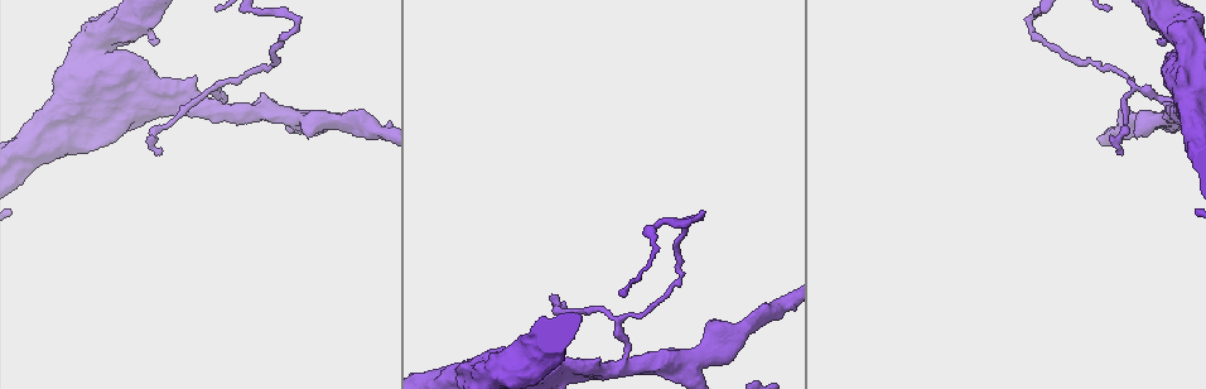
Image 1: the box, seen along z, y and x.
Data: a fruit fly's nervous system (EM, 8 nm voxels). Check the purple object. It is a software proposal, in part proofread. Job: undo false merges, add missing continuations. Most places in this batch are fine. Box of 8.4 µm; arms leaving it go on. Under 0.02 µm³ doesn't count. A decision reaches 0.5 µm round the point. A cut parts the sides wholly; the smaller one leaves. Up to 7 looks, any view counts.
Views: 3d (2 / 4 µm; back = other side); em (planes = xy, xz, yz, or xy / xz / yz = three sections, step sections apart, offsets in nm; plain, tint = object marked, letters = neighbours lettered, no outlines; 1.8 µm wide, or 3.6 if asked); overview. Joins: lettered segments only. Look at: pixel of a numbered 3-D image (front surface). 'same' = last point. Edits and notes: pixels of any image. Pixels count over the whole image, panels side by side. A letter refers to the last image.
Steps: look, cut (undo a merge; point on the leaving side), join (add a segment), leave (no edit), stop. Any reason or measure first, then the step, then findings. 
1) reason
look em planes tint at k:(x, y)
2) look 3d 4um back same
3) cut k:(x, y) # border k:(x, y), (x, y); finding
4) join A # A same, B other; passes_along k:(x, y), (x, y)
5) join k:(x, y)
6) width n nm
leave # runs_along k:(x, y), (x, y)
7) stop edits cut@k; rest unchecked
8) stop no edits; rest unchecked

sharp bend
look em planes letters at 1:(720, 344)

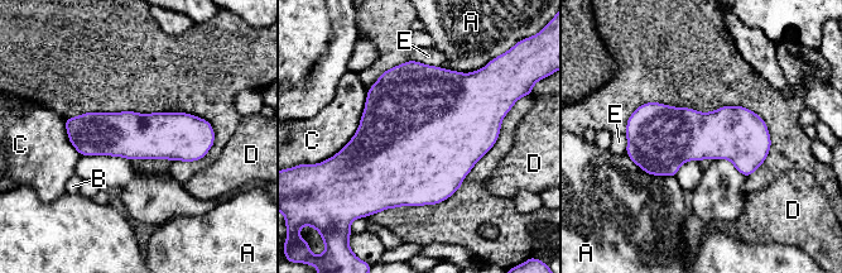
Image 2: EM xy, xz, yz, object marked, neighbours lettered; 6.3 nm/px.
leave # A other, B other, C other, D other, E other; runs_along 2:(68, 120), (87, 133), (211, 133); one cell here

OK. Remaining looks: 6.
touches itself
look em yz step 8 tint at 1:(214, 108)

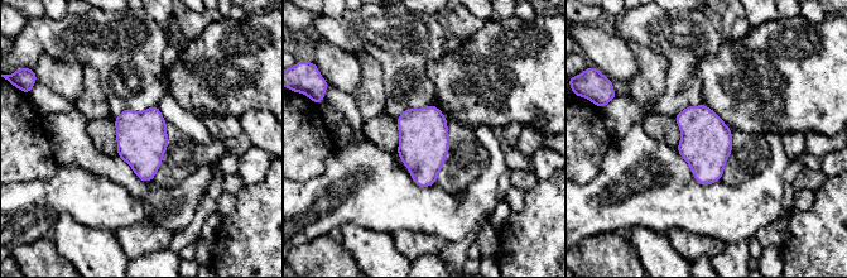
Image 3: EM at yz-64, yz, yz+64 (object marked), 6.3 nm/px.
cut it another way
look em planes letters same

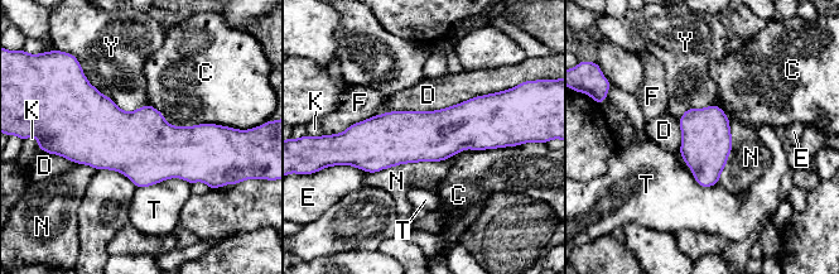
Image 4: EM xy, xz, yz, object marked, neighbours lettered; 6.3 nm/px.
width 320 nm
leave # C other, D other, E other, F other, K other, N other, T other, Y other; border 4:(148, 102), (173, 125), (228, 128); all the same cell

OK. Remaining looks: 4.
touches itself
look 3d 4um at 1:(133, 59)

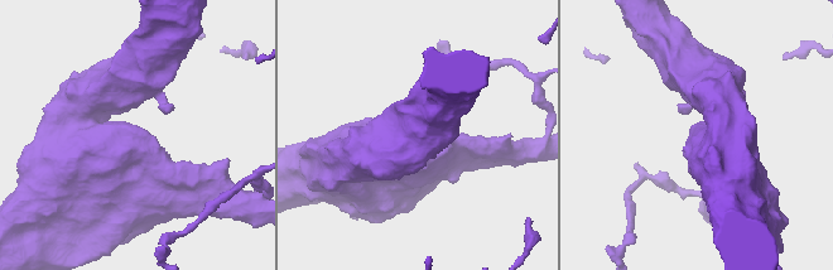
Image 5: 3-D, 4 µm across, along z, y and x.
look em xy step 4 letters at 5:(133, 130)

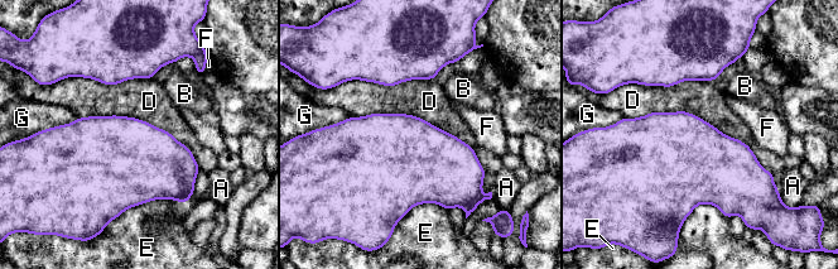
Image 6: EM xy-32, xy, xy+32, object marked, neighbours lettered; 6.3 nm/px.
width 460 nm
leave # A other, B other, D other, E other, F other, G other; one cell here

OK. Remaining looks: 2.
stop no edits; rest unchecked

